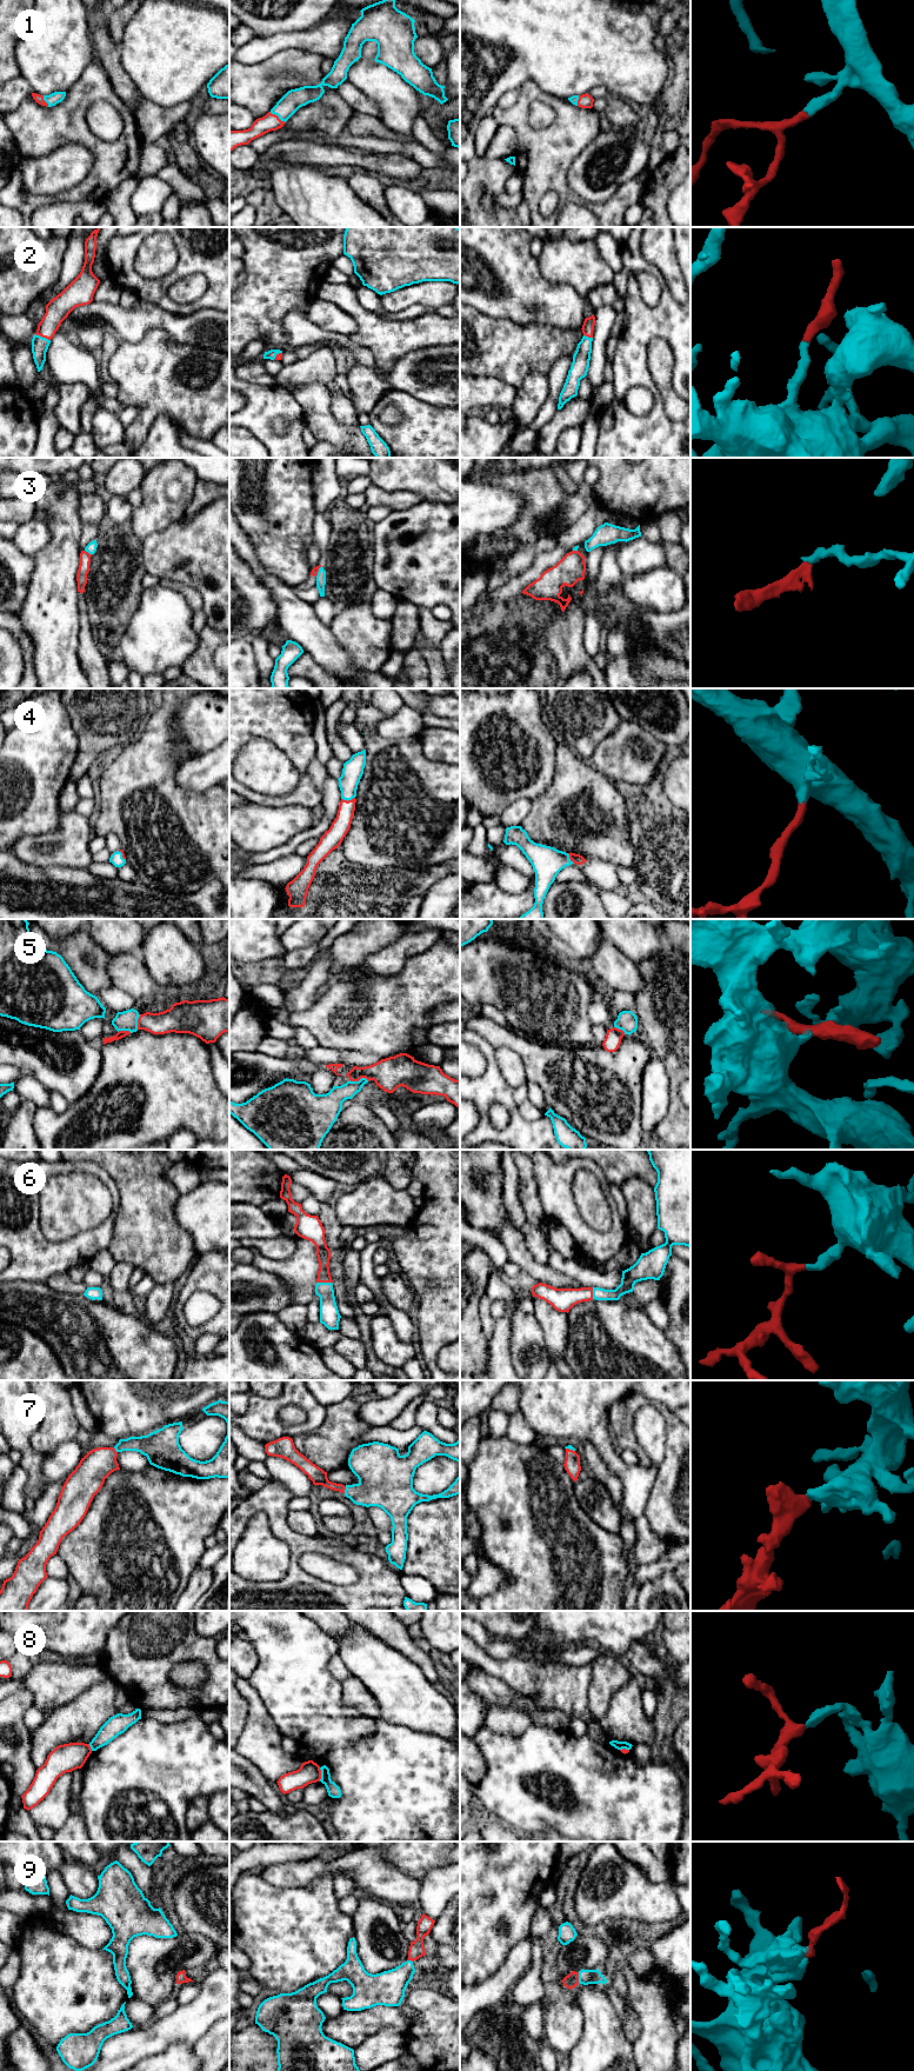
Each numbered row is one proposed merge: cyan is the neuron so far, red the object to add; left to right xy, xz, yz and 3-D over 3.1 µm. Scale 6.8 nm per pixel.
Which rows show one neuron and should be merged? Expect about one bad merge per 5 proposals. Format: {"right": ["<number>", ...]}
{"right": ["1", "2", "4", "5", "6", "7", "9"]}

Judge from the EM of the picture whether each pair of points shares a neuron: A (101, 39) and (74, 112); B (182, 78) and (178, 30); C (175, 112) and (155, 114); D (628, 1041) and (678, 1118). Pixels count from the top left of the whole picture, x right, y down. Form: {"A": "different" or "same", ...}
{"A": "different", "B": "same", "C": "same", "D": "different"}

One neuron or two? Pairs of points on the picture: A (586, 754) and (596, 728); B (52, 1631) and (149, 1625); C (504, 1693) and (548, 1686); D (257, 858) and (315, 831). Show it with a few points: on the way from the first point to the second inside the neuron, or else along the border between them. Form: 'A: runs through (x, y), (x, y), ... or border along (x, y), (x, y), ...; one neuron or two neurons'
A: runs through (586, 748), (586, 739), (591, 734); one neuron
B: border along (118, 1623), (108, 1632), (105, 1644), (99, 1652); two neurons
C: border along (492, 1676), (502, 1679), (538, 1706); two neurons
D: runs through (271, 856), (288, 848), (301, 837); one neuron

